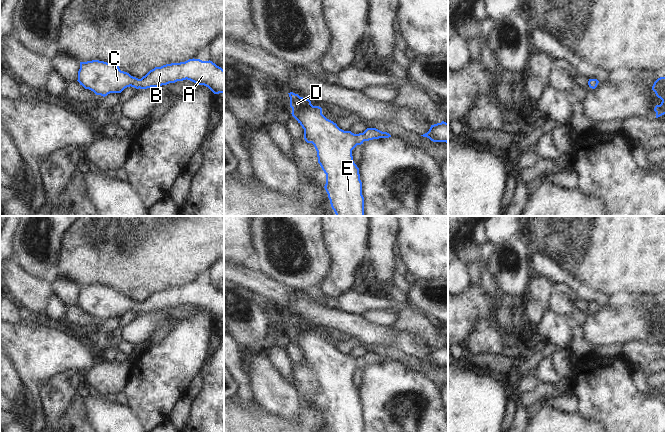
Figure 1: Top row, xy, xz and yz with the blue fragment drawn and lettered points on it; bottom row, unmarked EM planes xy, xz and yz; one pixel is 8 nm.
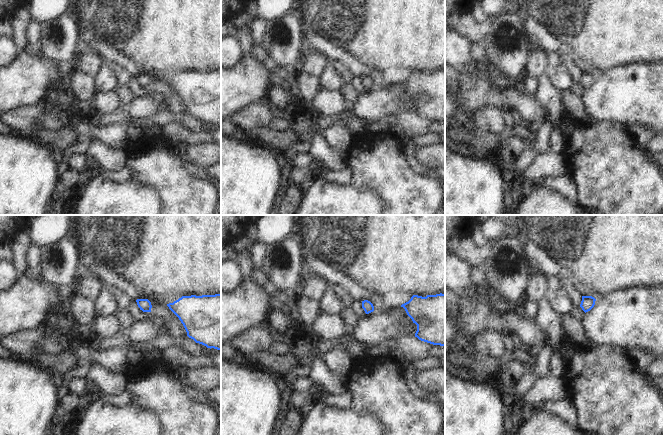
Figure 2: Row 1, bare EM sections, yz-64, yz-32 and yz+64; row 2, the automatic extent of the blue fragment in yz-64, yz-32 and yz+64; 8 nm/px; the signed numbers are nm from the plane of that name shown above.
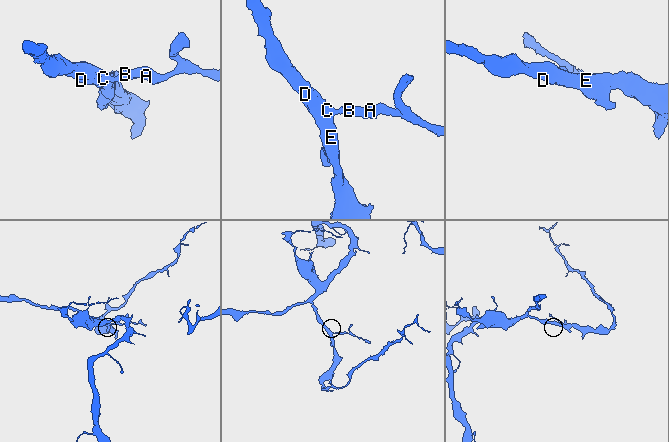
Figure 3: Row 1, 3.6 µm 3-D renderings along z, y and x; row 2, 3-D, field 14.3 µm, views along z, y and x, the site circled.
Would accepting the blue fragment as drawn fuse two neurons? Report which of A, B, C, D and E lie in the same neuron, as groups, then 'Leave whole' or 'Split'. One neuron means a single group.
Groups: A B C D E. Leave whole.

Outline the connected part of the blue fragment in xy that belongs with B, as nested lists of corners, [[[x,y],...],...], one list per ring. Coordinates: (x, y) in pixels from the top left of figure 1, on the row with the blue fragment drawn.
[[[194,58],[155,67],[141,79],[121,71],[114,63],[99,60],[80,62],[77,81],[85,89],[105,97],[110,93],[121,93],[130,86],[147,89],[186,79],[208,87],[214,94],[224,93],[224,70],[210,60]]]

